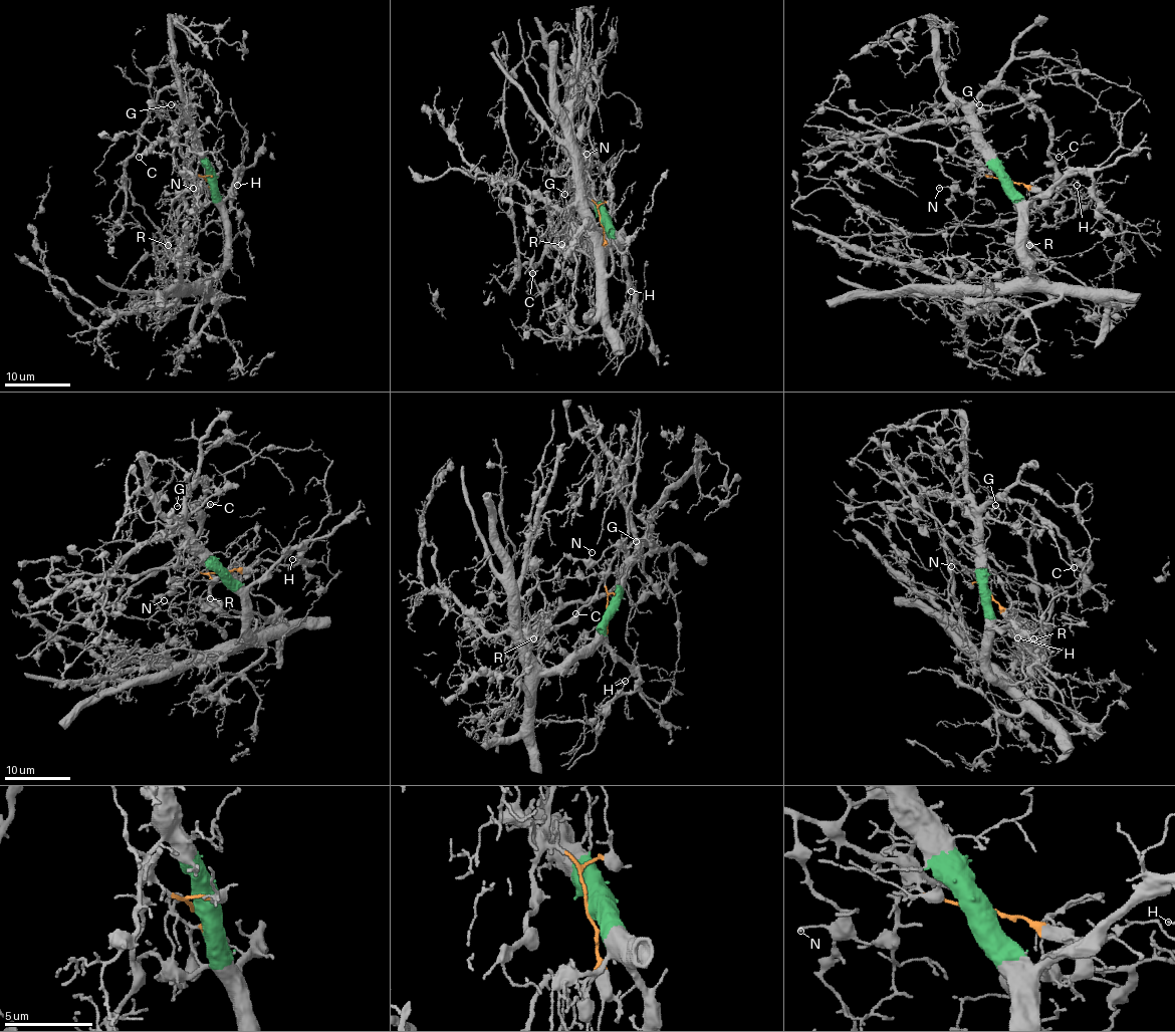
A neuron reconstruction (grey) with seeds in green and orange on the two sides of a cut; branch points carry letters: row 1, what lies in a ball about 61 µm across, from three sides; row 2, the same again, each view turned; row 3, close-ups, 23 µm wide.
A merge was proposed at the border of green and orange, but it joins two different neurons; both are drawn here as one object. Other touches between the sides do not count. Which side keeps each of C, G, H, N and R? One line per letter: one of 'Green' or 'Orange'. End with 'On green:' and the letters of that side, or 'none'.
C: Green
G: Green
H: Green
N: Orange
R: Orange
On green: C, G, H

